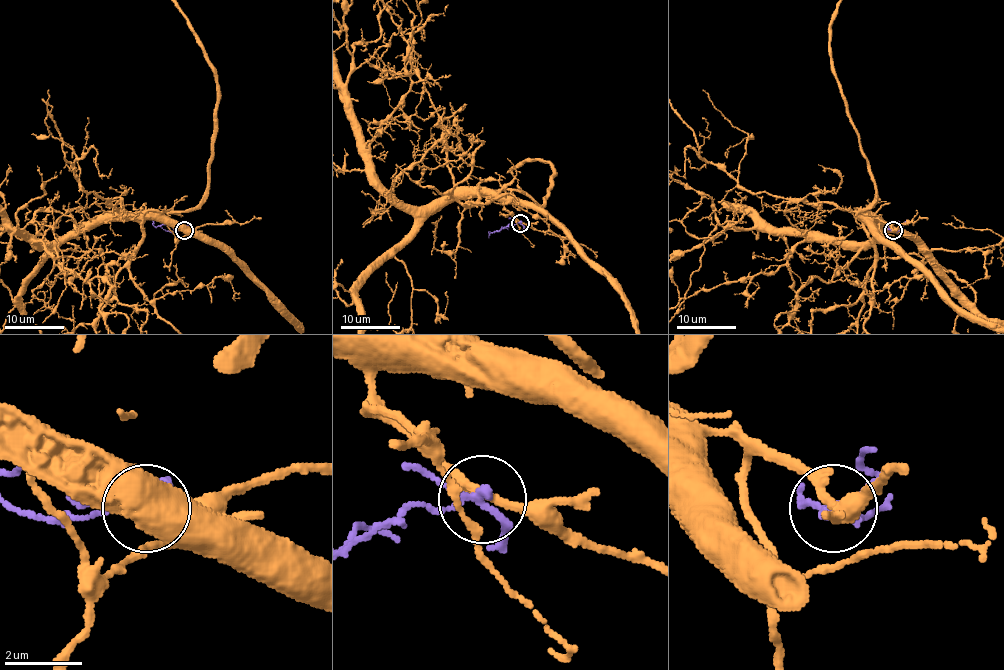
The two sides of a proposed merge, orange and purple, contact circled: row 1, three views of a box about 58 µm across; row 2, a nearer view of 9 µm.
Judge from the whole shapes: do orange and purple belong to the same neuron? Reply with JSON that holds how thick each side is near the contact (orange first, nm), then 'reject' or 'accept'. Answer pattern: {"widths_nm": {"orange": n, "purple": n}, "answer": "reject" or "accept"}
{"widths_nm": {"orange": 200, "purple": 150}, "answer": "accept"}

